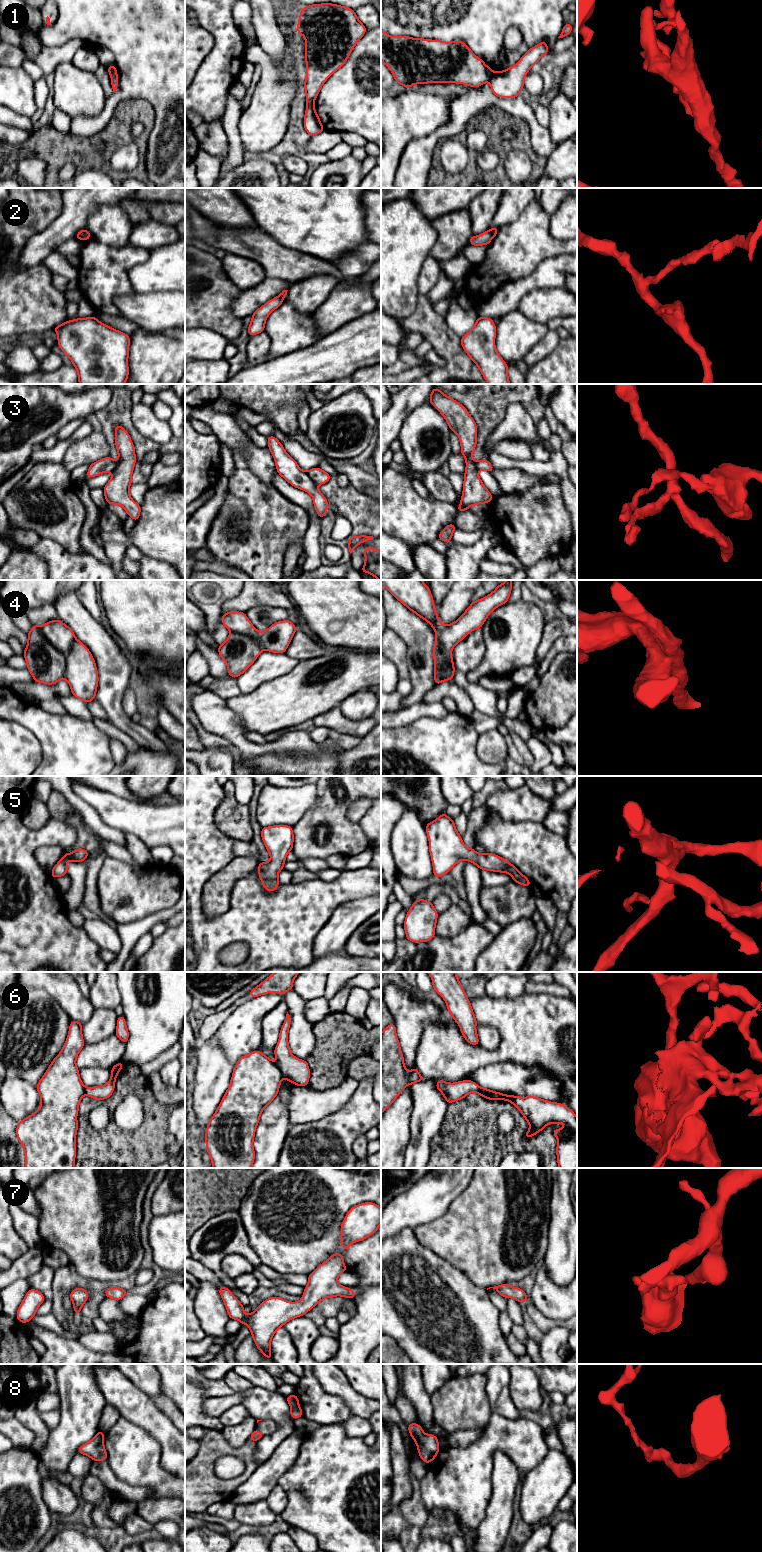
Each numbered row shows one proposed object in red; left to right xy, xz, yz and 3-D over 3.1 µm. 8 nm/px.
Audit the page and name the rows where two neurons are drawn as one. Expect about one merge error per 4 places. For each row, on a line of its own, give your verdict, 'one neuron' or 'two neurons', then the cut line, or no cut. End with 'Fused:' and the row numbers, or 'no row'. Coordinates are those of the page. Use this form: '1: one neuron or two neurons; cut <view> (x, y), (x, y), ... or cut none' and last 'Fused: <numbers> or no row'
1: two neurons; cut yz (493, 72), (488, 80)
2: two neurons; cut yz (489, 230), (492, 237)
3: two neurons; cut xz (306, 472), (316, 484)
4: one neuron; cut none
5: one neuron; cut none
6: one neuron; cut none
7: one neuron; cut none
8: two neurons; cut yz (424, 1434), (417, 1443)
Fused: 1, 2, 3, 8

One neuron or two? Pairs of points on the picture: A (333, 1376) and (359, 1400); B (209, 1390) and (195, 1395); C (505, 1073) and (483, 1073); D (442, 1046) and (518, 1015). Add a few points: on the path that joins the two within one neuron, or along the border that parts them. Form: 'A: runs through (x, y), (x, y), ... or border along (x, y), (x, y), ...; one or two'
A: runs through (339, 1383), (352, 1396); one
B: border along (195, 1383), (202, 1387), (203, 1392), (207, 1396); two
C: runs through (500, 1073), (488, 1073); one
D: runs through (466, 1056), (496, 1056), (513, 1039); one

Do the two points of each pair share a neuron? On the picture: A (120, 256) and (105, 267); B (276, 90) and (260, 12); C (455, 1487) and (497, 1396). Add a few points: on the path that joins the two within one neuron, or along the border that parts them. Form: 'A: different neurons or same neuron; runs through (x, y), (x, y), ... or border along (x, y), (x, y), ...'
A: same neuron; runs through (118, 260), (109, 266)
B: different neurons; border along (286, 39), (285, 51), (277, 61), (257, 43)
C: different neurons; border along (492, 1411), (514, 1420)

